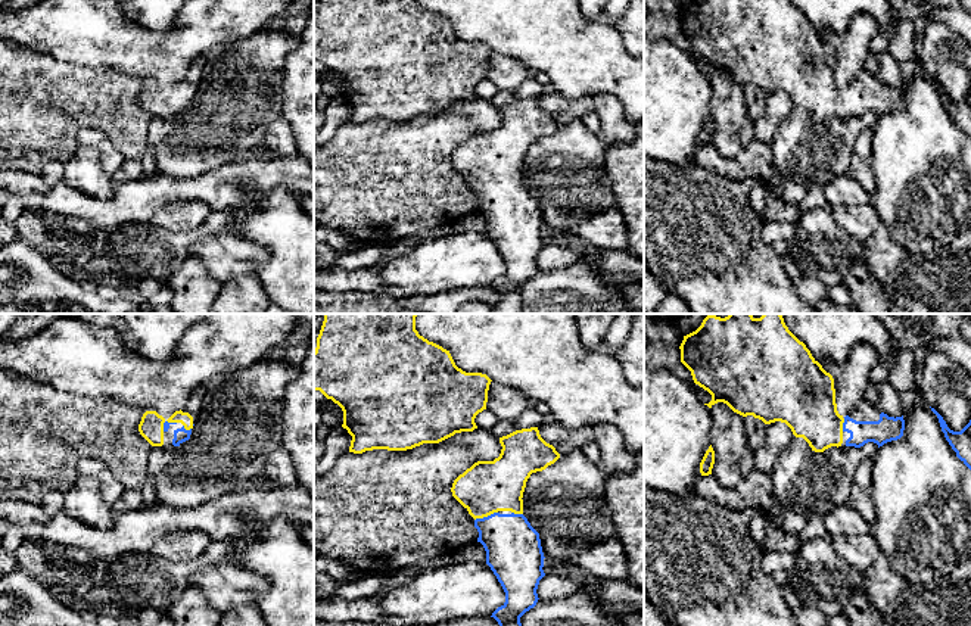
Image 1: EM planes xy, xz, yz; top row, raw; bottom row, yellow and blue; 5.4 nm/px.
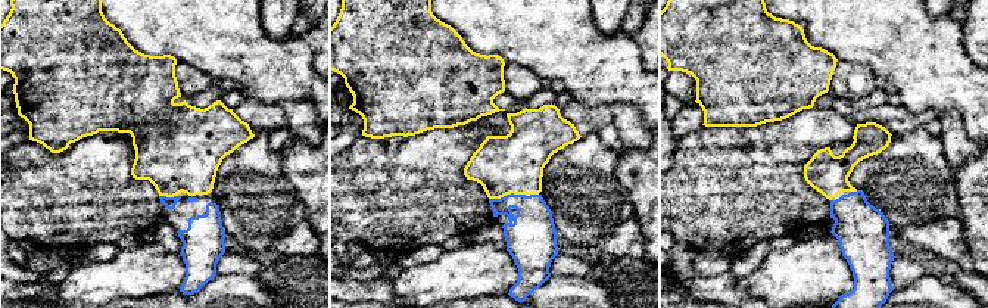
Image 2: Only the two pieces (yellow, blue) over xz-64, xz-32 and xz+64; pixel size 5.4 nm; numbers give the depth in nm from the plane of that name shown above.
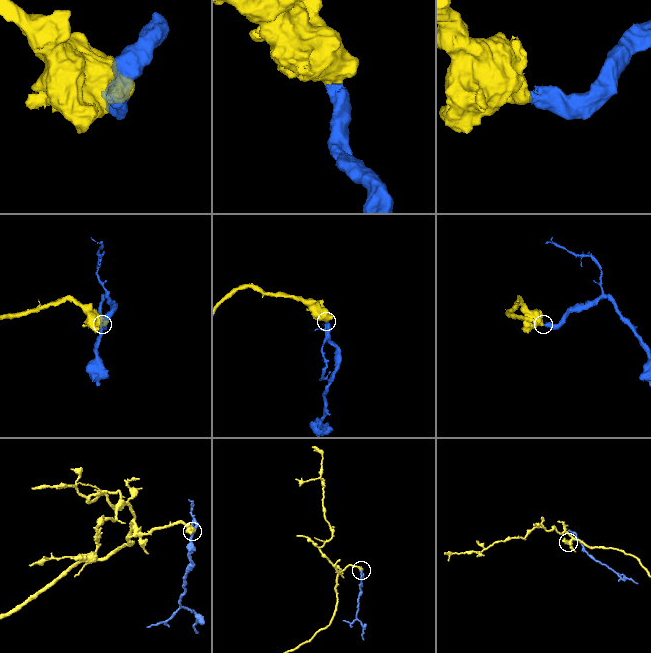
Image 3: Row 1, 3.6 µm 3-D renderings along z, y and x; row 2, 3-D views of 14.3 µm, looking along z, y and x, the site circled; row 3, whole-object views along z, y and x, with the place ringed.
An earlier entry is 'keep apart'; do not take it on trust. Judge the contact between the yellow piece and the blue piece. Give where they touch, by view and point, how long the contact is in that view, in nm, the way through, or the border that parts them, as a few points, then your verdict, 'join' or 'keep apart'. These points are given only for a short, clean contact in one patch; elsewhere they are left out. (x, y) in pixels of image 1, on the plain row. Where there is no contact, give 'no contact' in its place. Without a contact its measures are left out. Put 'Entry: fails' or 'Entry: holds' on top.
Entry: fails
xz (485, 186) | 140 nm | across xz (488, 156), (485, 159), (485, 186), (513, 218) | join

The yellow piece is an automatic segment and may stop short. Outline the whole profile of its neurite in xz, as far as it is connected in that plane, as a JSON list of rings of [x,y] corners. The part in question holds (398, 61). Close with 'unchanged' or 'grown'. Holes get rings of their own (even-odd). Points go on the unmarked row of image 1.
[[[320,0],[314,21],[314,60],[320,60],[343,81],[342,97],[352,106],[349,122],[373,119],[407,121],[439,113],[455,103],[477,99],[474,88],[486,80],[491,49],[458,38],[442,16],[417,0]]] | unchanged

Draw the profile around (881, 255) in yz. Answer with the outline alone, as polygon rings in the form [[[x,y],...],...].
[[[884,224],[863,243],[863,261],[871,275],[880,281],[890,277],[908,256],[909,252],[891,240]]]

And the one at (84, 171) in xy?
[[[80,146],[63,163],[63,180],[90,196],[108,199],[113,193],[111,174],[103,169],[99,150],[90,146]]]

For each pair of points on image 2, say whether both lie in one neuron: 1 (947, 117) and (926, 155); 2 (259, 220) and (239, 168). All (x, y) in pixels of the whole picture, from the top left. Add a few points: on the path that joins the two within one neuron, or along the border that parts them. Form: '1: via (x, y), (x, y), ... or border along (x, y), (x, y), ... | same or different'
1: border along (940, 136), (943, 155), (951, 168) | different
2: via (256, 207), (249, 182) | same

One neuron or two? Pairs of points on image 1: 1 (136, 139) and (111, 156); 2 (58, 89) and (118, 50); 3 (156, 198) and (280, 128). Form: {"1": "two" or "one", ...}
{"1": "two", "2": "two", "3": "two"}

